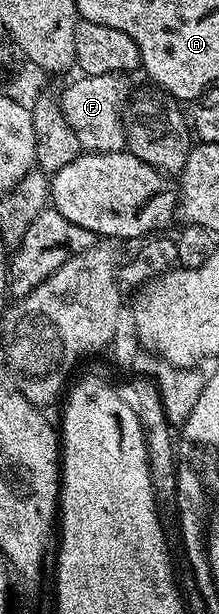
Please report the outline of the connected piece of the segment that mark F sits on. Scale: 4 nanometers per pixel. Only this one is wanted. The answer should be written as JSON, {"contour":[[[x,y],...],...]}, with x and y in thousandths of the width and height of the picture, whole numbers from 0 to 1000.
{"contour":[[[502,119],[498,122],[425,122],[402,125],[393,122],[347,124],[347,132],[292,148],[288,158],[265,160],[269,171],[288,176],[288,186],[297,194],[315,194],[315,207],[333,207],[333,213],[352,213],[352,226],[361,228],[365,244],[393,246],[402,249],[539,249],[580,235],[580,213],[571,208],[571,191],[553,182],[553,171],[543,178],[543,132],[548,127],[530,121]]]}

